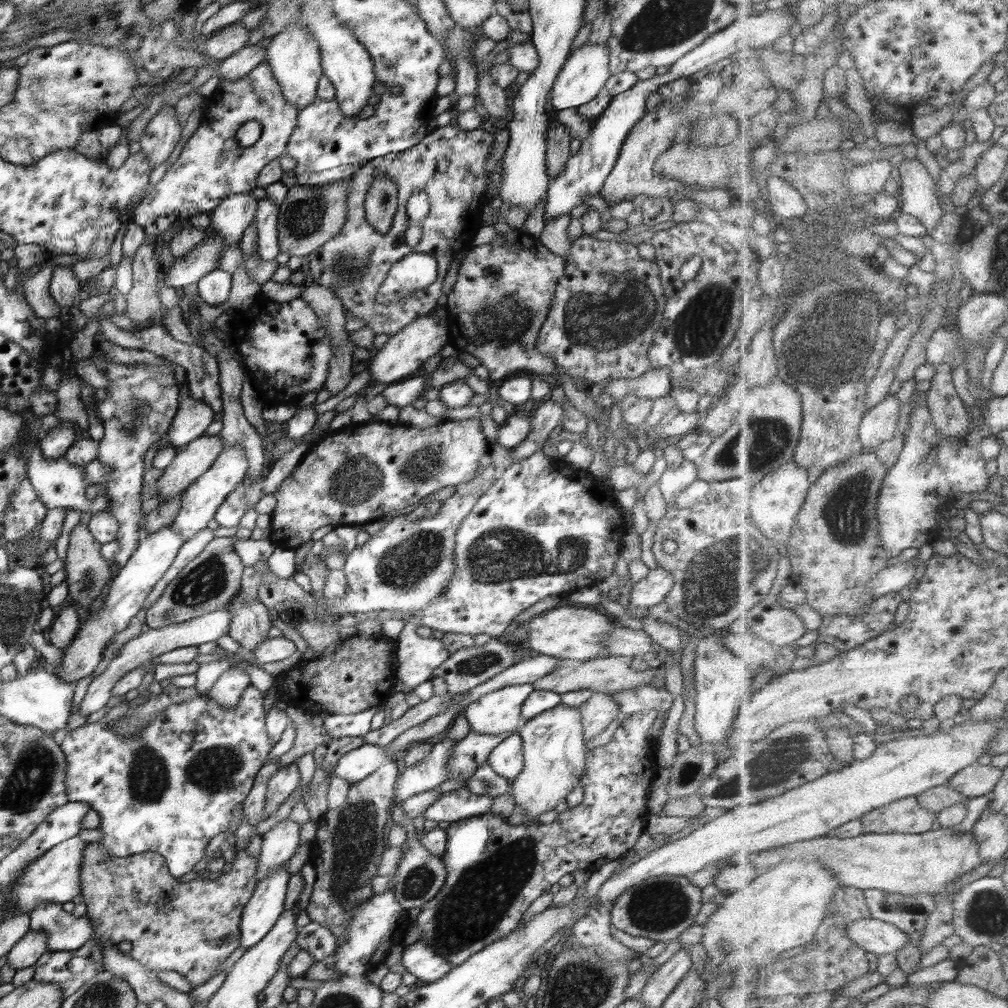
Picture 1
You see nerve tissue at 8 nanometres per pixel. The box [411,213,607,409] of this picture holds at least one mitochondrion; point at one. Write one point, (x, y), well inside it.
(502, 325)

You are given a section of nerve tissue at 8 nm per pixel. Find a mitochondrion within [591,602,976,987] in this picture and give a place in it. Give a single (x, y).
(790, 752)

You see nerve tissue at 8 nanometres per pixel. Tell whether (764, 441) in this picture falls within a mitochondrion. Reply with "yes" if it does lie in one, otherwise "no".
yes

